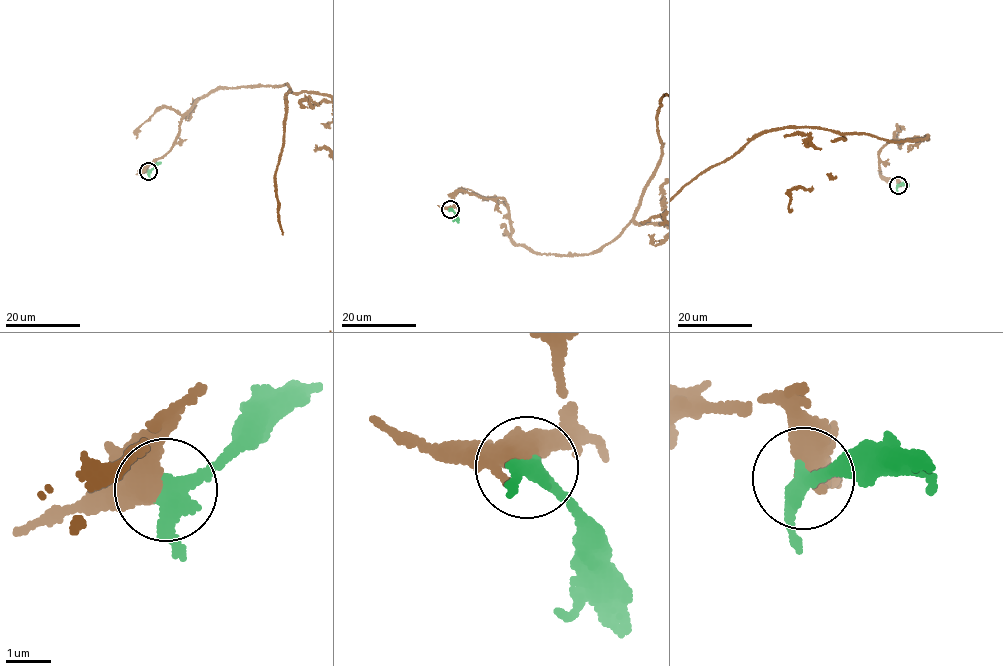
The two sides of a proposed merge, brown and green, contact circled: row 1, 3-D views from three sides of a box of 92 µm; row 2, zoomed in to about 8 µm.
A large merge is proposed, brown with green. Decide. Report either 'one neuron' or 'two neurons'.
one neuron

